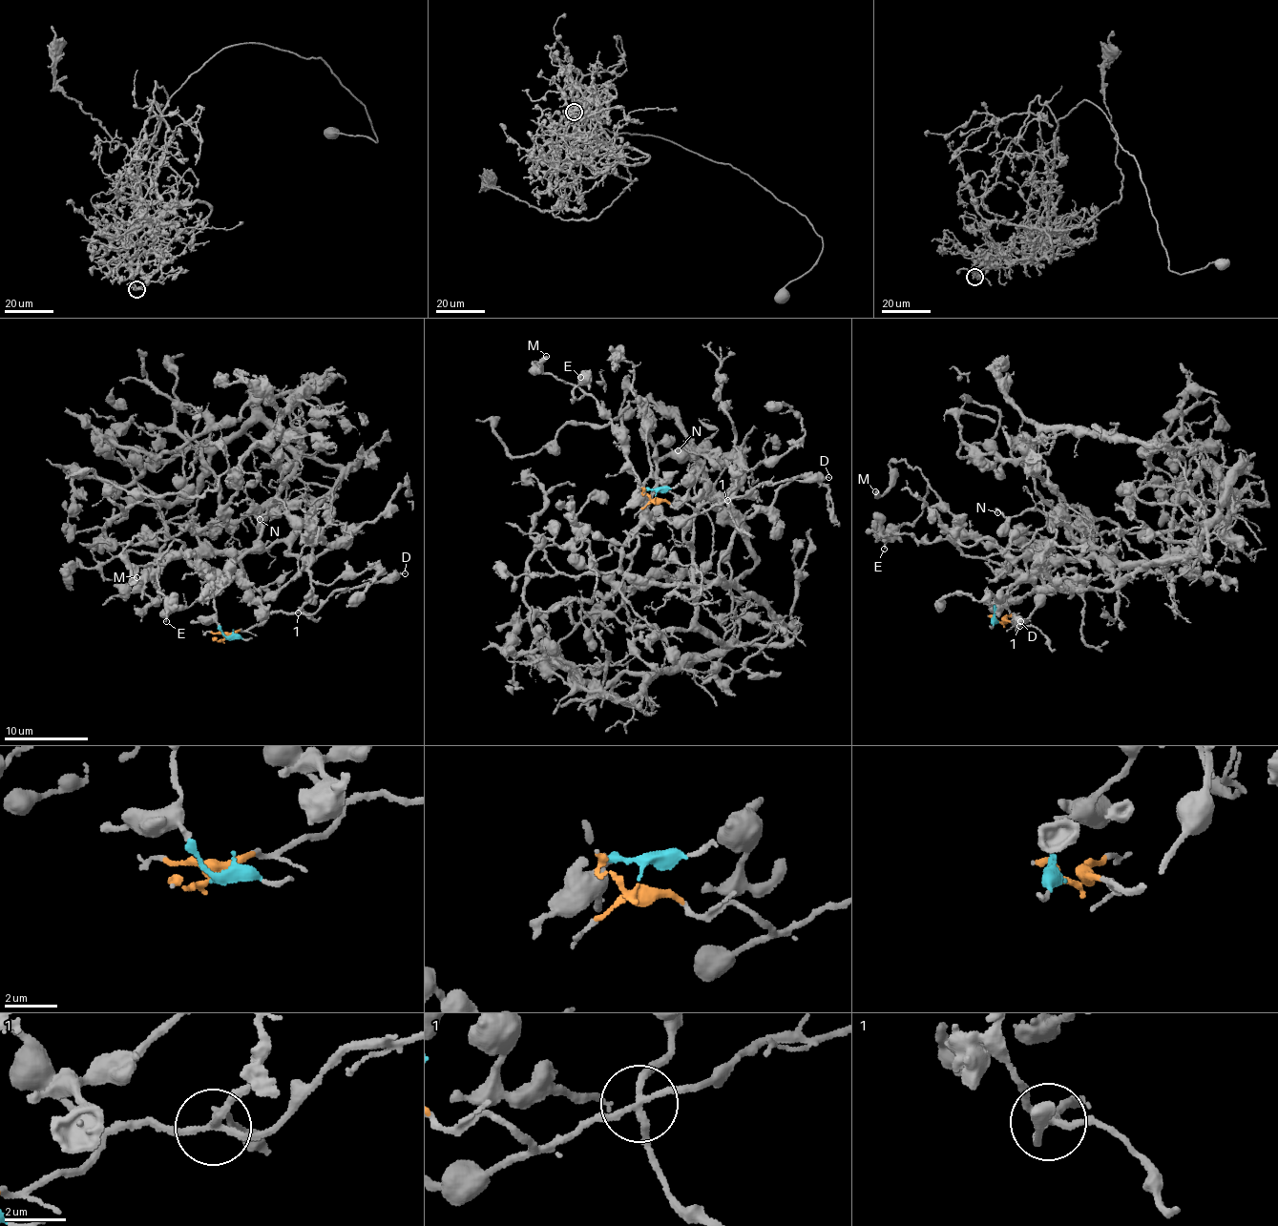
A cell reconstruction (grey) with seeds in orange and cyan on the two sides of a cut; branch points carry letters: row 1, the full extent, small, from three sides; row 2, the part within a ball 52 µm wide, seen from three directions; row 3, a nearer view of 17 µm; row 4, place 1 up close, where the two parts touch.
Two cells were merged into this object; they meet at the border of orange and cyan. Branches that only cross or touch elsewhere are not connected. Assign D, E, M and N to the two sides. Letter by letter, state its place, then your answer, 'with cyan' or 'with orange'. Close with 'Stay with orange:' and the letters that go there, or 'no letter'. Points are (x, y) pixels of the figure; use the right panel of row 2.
D: (1020, 621) | with orange
E: (884, 549) | with cyan
M: (875, 491) | with cyan
N: (997, 512) | with orange
Stay with orange: D, N

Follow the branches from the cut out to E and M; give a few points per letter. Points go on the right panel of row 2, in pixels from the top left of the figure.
E: (998, 622), (995, 609), (1019, 585), (1016, 567), (999, 547), (970, 534), (929, 485), (923, 512), (884, 549)
M: (998, 622), (995, 609), (1019, 585), (999, 547), (970, 534), (902, 459), (874, 491)

